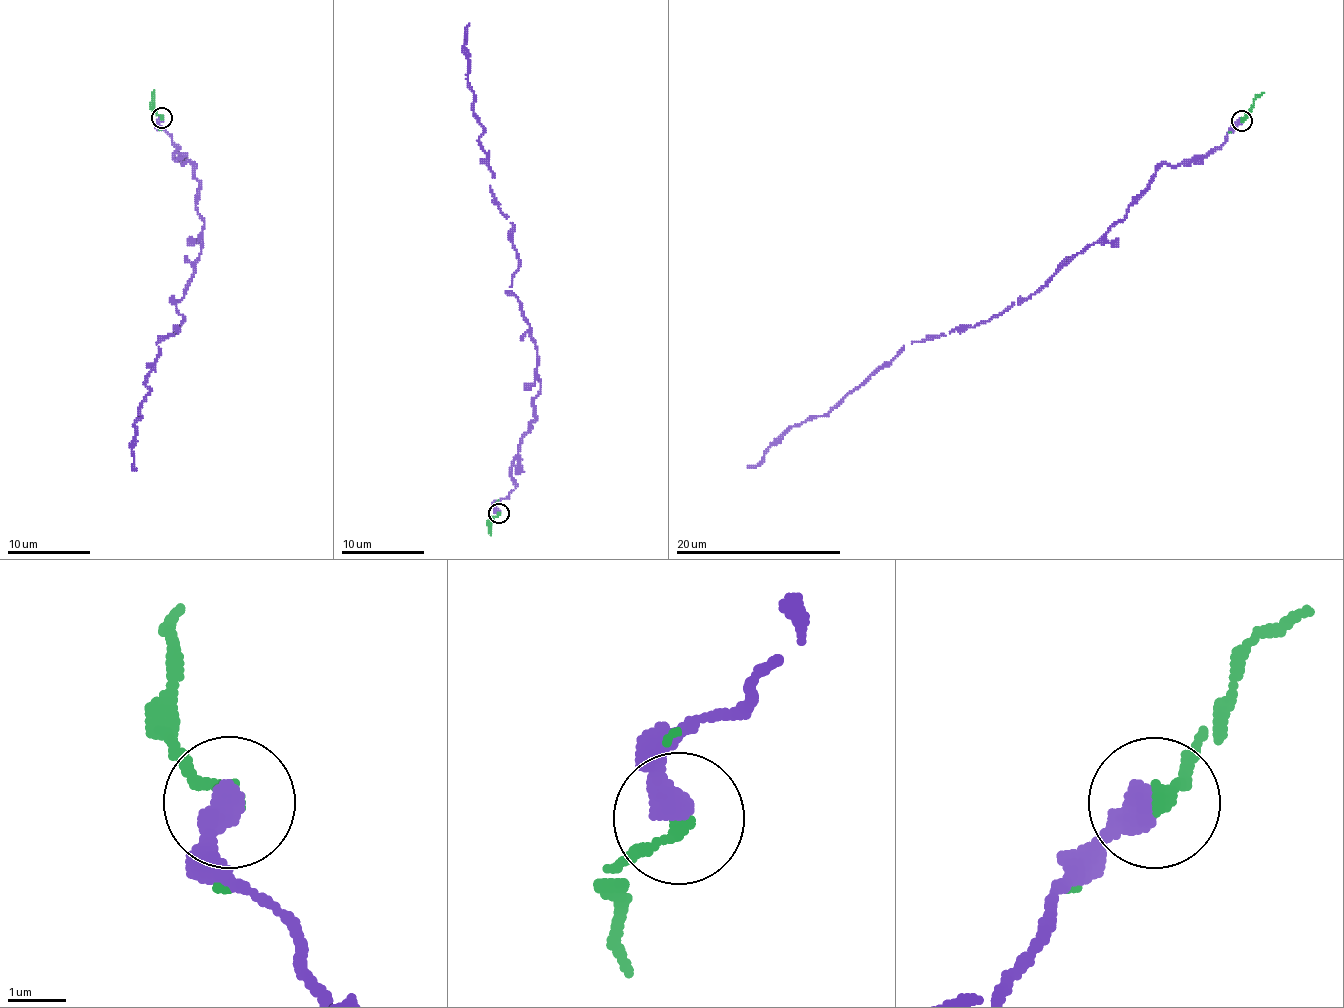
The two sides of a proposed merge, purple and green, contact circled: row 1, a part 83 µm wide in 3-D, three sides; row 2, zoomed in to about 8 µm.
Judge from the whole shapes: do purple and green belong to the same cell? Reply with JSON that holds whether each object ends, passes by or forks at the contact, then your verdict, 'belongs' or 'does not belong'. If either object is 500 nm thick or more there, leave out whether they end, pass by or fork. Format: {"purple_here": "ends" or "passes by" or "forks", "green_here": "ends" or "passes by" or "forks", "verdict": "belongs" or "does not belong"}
{"purple_here": "ends", "green_here": "ends", "verdict": "belongs"}

